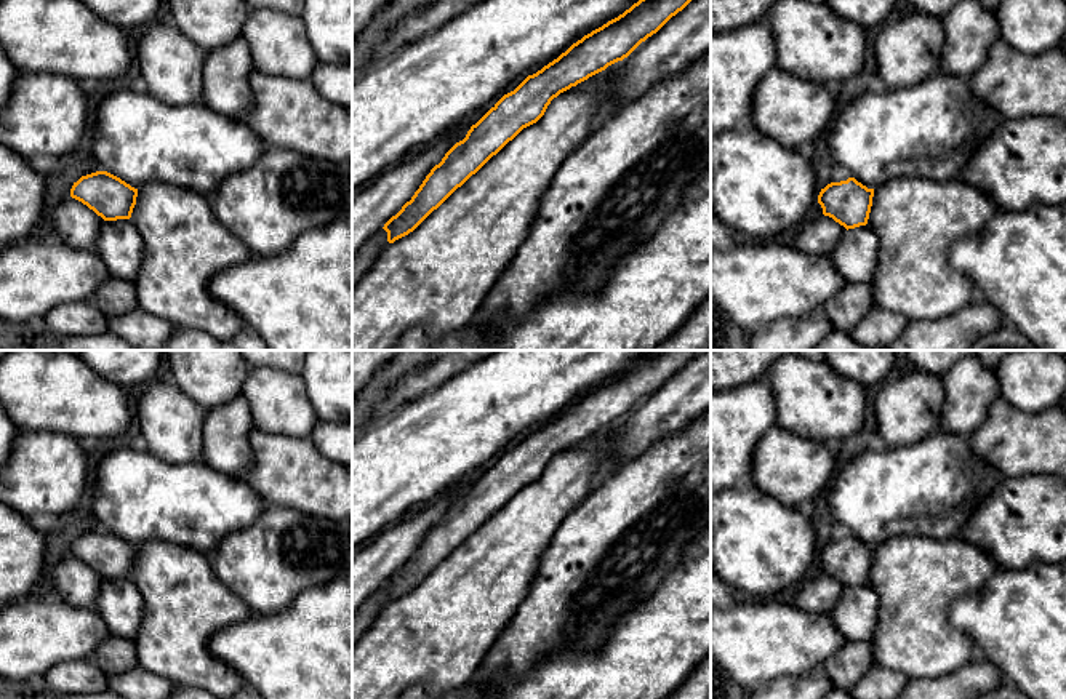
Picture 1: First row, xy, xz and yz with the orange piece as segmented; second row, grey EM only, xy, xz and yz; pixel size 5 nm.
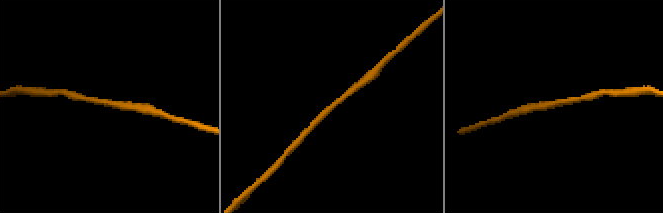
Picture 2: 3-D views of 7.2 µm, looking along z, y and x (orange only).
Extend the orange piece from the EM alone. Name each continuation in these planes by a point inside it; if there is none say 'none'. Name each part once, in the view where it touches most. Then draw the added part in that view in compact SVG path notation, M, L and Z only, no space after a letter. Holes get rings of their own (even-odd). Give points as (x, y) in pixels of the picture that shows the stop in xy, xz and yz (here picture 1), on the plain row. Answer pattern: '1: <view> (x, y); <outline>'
none

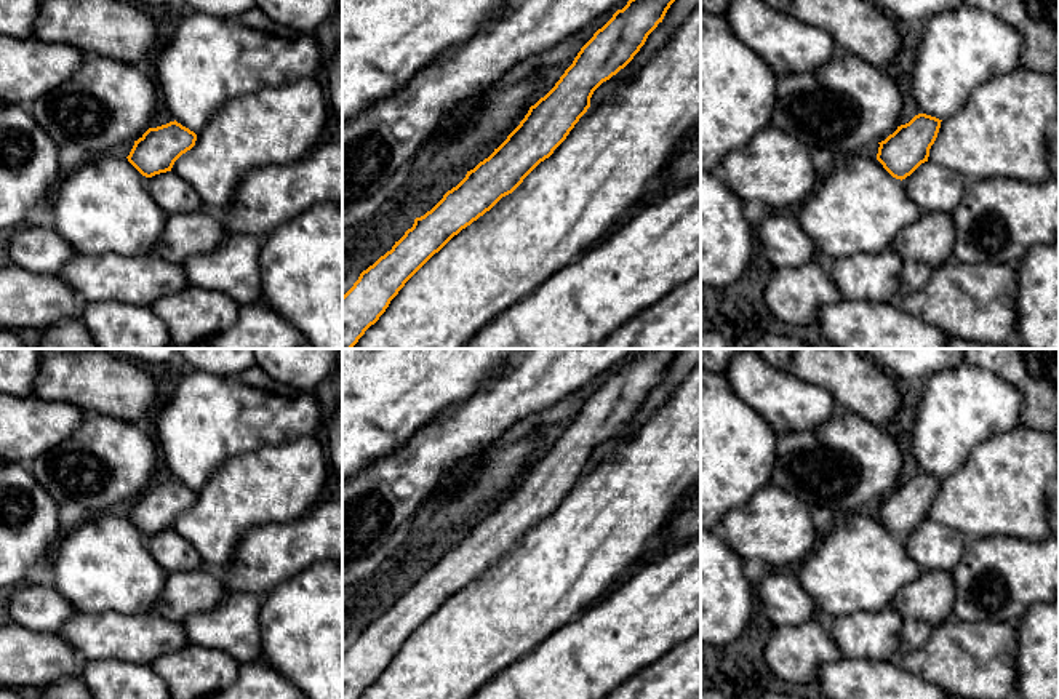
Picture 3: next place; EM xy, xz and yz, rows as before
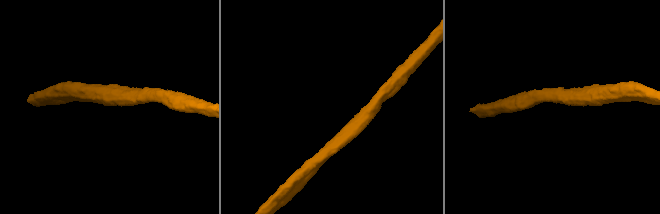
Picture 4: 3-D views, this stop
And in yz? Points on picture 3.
none

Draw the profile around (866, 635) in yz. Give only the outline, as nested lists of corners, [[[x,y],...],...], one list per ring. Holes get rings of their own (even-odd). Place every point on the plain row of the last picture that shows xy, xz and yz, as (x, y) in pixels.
[[[891,606],[832,619],[827,627],[841,654],[857,661],[893,661],[901,654],[904,617]]]

